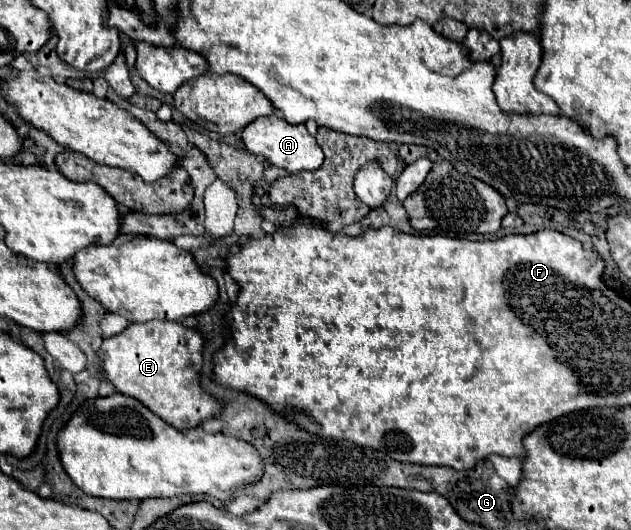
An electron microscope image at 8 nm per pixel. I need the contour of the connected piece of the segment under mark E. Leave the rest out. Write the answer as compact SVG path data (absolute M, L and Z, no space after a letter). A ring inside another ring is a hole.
M174 321L130 323L122 333L102 341L98 349L98 357L102 361L104 379L112 383L118 393L144 403L144 407L152 409L154 415L160 415L160 419L164 419L170 427L188 429L188 427L196 427L202 419L214 417L220 411L220 403L212 395L204 393L204 389L198 383L198 373L202 365L202 343L204 337L196 329L186 329Z

